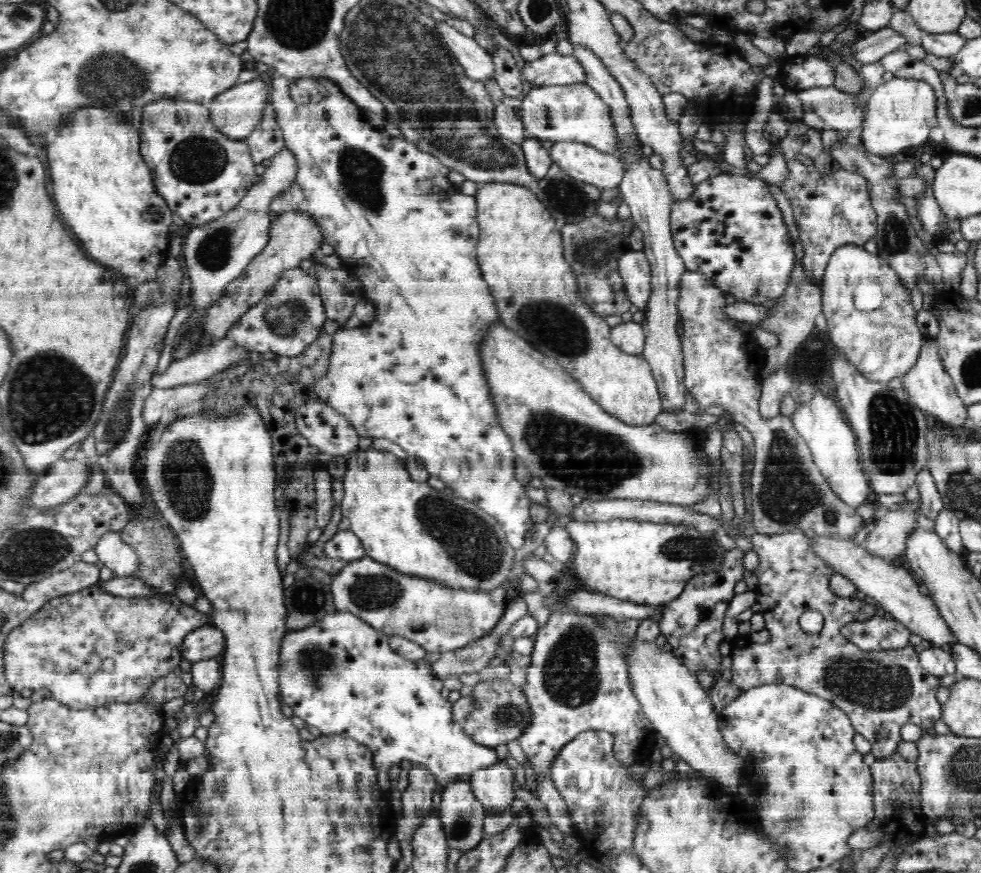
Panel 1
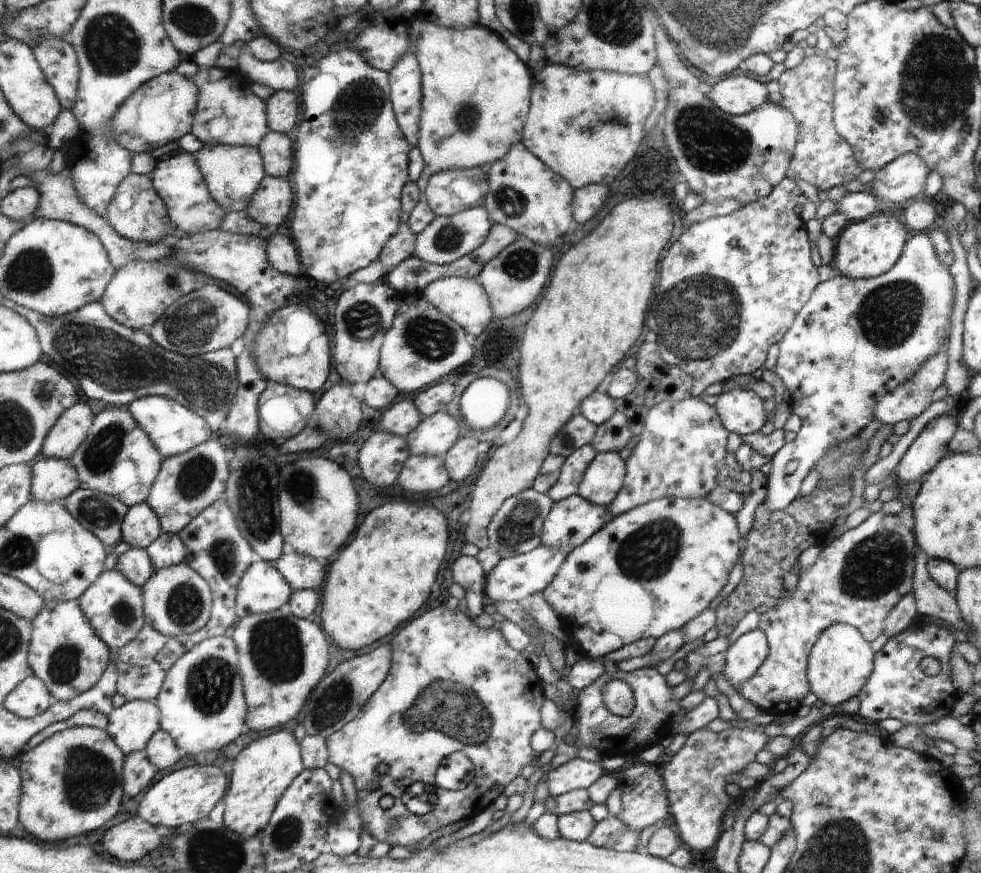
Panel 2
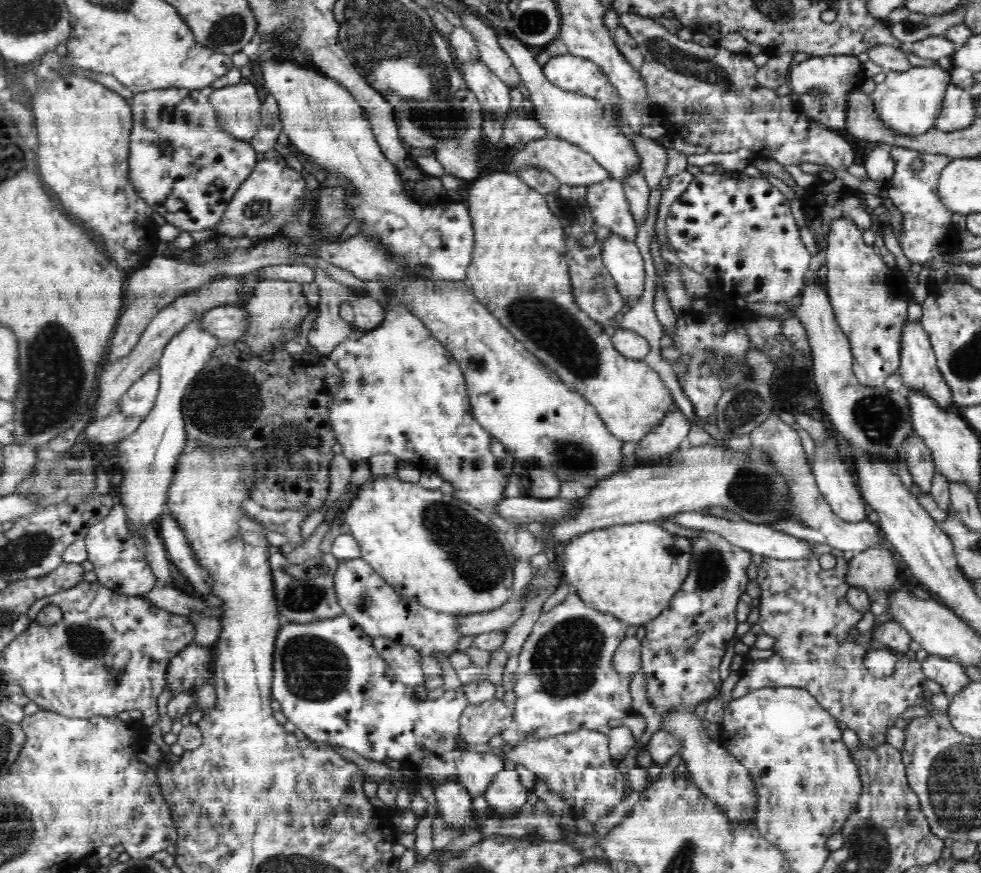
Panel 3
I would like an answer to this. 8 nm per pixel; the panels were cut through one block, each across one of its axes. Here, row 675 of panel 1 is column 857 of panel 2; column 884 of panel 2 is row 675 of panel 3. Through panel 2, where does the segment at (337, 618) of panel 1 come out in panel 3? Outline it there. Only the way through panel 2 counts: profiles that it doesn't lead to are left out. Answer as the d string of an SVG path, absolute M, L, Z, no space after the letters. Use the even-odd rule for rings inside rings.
M340 614L330 620L320 620L312 624L290 624L286 622L276 638L274 652L274 680L272 698L280 702L282 714L306 734L308 740L316 744L340 746L354 750L356 754L384 764L384 760L402 762L404 768L416 774L424 772L432 778L434 788L448 782L462 784L472 798L486 796L494 776L504 770L504 760L492 754L478 754L464 750L460 736L460 718L468 708L464 686L456 690L446 690L438 700L418 700L414 690L400 682L390 670L386 660L376 652L374 638L364 632L348 614Z

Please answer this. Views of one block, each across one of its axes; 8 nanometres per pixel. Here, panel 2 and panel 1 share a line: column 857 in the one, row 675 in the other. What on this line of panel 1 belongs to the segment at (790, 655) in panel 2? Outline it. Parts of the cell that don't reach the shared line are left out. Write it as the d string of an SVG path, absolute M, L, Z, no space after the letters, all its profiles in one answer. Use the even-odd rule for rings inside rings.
M552 614L538 630L524 684L524 694L532 708L532 722L518 740L536 772L550 772L560 748L590 730L634 736L614 738L614 758L624 768L634 766L634 762L644 762L644 758L654 752L654 746L660 746L658 732L634 696L628 674L626 652L640 622L642 620L602 618L602 622L596 624L596 616Z

